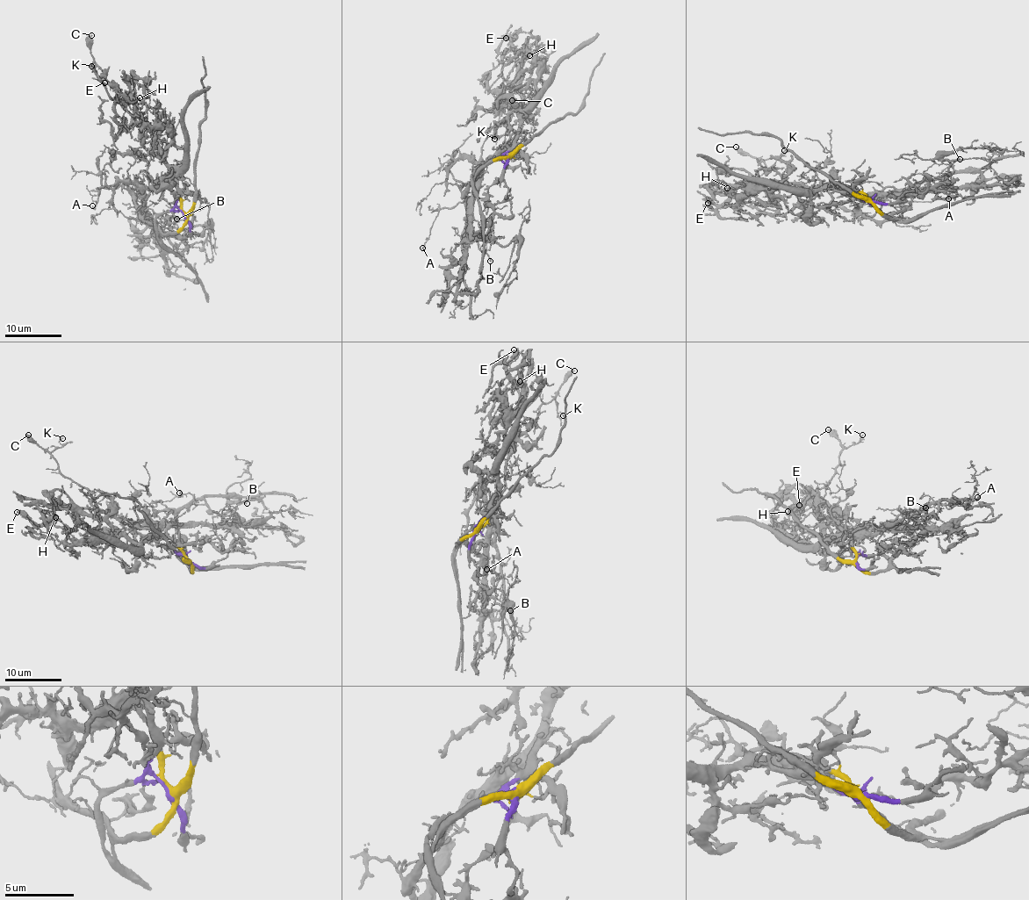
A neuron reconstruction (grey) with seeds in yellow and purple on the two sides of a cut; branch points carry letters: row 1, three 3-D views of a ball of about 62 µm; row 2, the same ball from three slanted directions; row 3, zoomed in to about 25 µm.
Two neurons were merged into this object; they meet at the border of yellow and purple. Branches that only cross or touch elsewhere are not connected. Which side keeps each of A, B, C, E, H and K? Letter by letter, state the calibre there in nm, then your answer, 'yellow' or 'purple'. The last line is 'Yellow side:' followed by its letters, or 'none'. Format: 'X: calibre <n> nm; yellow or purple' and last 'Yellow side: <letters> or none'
A: calibre 240 nm; yellow
B: calibre 130 nm; yellow
C: calibre 280 nm; yellow
E: calibre 200 nm; purple
H: calibre 180 nm; purple
K: calibre 130 nm; yellow
Yellow side: A, B, C, K

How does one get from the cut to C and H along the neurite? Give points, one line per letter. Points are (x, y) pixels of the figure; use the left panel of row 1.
C: (186, 216), (167, 166), (140, 139), (139, 127), (146, 107), (133, 104), (108, 82), (89, 46), (91, 35)
H: (184, 216), (176, 204), (178, 193), (174, 174), (154, 133), (137, 112), (130, 97), (137, 101), (140, 97)

